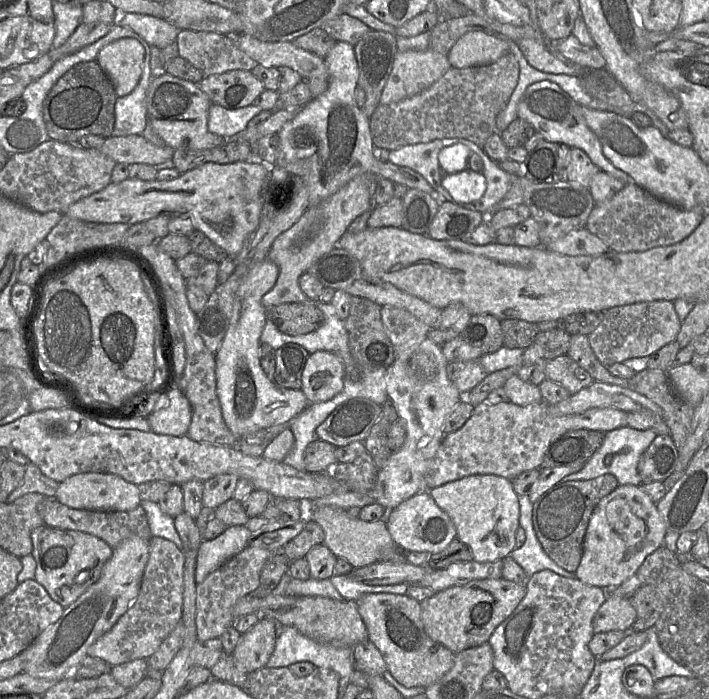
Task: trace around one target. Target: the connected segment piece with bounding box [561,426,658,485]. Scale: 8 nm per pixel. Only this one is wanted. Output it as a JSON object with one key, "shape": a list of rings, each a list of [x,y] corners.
{"shape":[[[628,426],[604,433],[604,441],[601,447],[585,466],[580,471],[564,477],[561,481],[590,480],[605,474],[612,474],[620,485],[641,485],[642,480],[637,469],[638,462],[657,435],[656,431],[652,429],[637,430]]]}

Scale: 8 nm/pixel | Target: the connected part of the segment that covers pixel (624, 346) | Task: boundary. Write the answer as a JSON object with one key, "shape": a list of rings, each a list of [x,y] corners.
{"shape":[[[672,301],[638,302],[604,311],[603,320],[588,338],[596,357],[607,367],[631,358],[649,357],[663,346],[675,342],[680,328],[681,322]]]}

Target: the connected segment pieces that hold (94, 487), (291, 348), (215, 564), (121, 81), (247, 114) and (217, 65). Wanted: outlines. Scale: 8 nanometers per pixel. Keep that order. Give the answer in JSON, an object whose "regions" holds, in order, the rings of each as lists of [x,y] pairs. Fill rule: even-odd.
{"regions":[[[[101,472],[74,474],[59,483],[55,498],[62,504],[91,511],[130,511],[141,505],[141,496],[137,485],[122,477]]],[[[296,343],[277,349],[274,383],[282,388],[301,389],[302,373],[308,357],[309,352]]],[[[238,525],[228,527],[213,540],[203,540],[197,554],[196,583],[202,583],[210,573],[243,551],[251,534],[245,525]]],[[[133,38],[113,41],[98,53],[96,61],[112,82],[117,97],[130,94],[138,85],[144,55],[144,47]]],[[[212,104],[208,113],[208,129],[211,133],[223,138],[229,138],[244,131],[248,122],[262,109],[249,105],[238,109],[227,109],[217,104]]],[[[180,30],[176,39],[179,56],[199,69],[204,76],[230,70],[252,71],[258,64],[235,41],[235,35]]]]}

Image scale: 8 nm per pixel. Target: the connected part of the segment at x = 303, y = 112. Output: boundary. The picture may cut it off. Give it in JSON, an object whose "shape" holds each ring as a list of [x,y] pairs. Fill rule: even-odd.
{"shape":[[[337,41],[331,51],[324,57],[324,61],[329,73],[327,90],[318,97],[314,97],[305,106],[299,108],[296,116],[292,120],[287,121],[277,134],[278,156],[275,165],[285,167],[286,171],[290,174],[288,181],[292,187],[292,192],[295,187],[296,179],[303,180],[308,189],[309,206],[312,206],[336,193],[354,177],[361,174],[372,174],[387,178],[393,183],[397,182],[408,188],[426,192],[442,203],[445,200],[443,196],[437,192],[420,173],[411,168],[398,166],[390,161],[380,161],[375,158],[370,131],[370,119],[364,114],[362,109],[358,107],[355,101],[359,68],[354,46],[347,42]],[[300,132],[307,133],[309,137],[308,141],[311,141],[310,146],[295,143],[294,135]]]}

